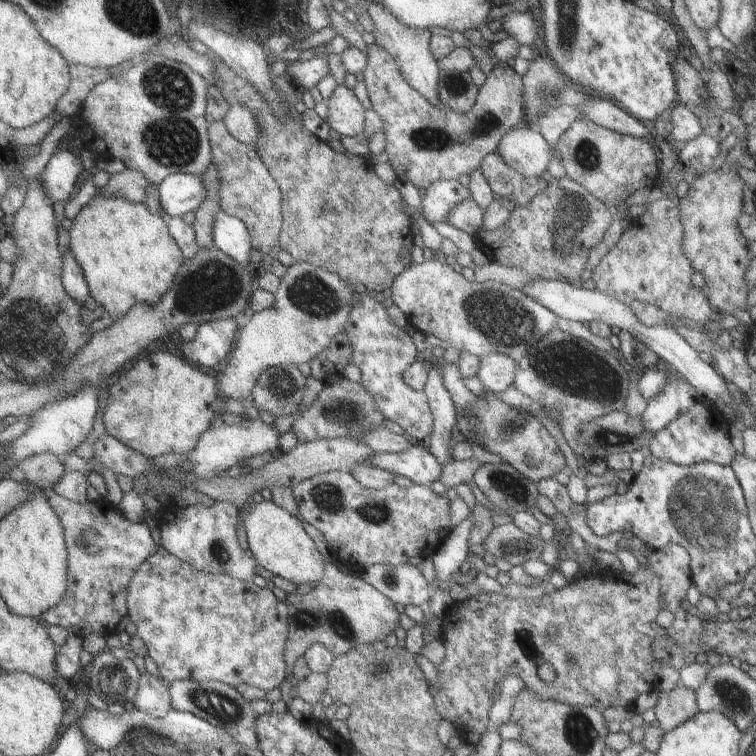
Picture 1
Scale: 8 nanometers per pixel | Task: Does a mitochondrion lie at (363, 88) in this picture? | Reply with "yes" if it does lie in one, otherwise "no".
no

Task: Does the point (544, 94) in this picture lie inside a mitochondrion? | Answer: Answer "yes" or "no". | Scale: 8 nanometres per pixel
yes

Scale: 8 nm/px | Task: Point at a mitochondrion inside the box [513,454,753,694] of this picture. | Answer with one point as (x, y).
(703, 509)

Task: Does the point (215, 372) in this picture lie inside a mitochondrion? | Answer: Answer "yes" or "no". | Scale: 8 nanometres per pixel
no

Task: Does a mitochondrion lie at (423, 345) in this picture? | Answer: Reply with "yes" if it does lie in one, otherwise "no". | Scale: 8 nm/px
no

